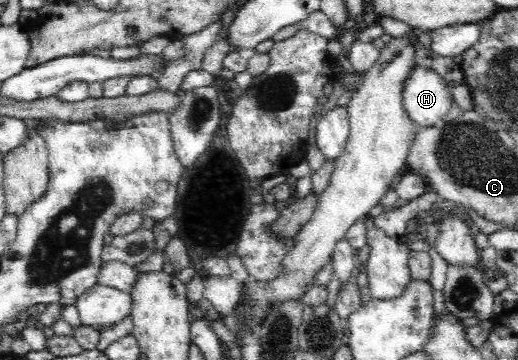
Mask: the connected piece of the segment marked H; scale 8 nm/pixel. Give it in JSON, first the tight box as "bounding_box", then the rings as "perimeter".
{"bounding_box":[403,65,453,128],"perimeter":[[[427,65],[415,67],[403,84],[403,106],[410,120],[422,128],[435,127],[453,107],[452,85]]]}

